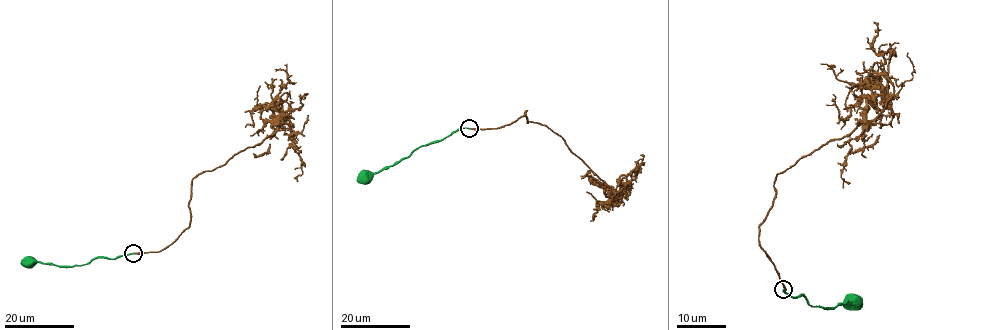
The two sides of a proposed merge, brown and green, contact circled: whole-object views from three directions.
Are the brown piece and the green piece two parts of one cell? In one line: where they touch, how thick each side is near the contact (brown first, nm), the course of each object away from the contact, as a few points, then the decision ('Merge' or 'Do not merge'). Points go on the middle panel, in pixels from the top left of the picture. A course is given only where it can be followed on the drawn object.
Place: (469, 128). Thickness 280 nm (brown) against 200 nm. Course of brown: (469, 128), (499, 128), (526, 111), (527, 122), (558, 133), (613, 196), (638, 169), (630, 175). Course of green: (469, 128), (459, 128), (442, 139), (417, 147), (409, 156), (365, 177). Merge

